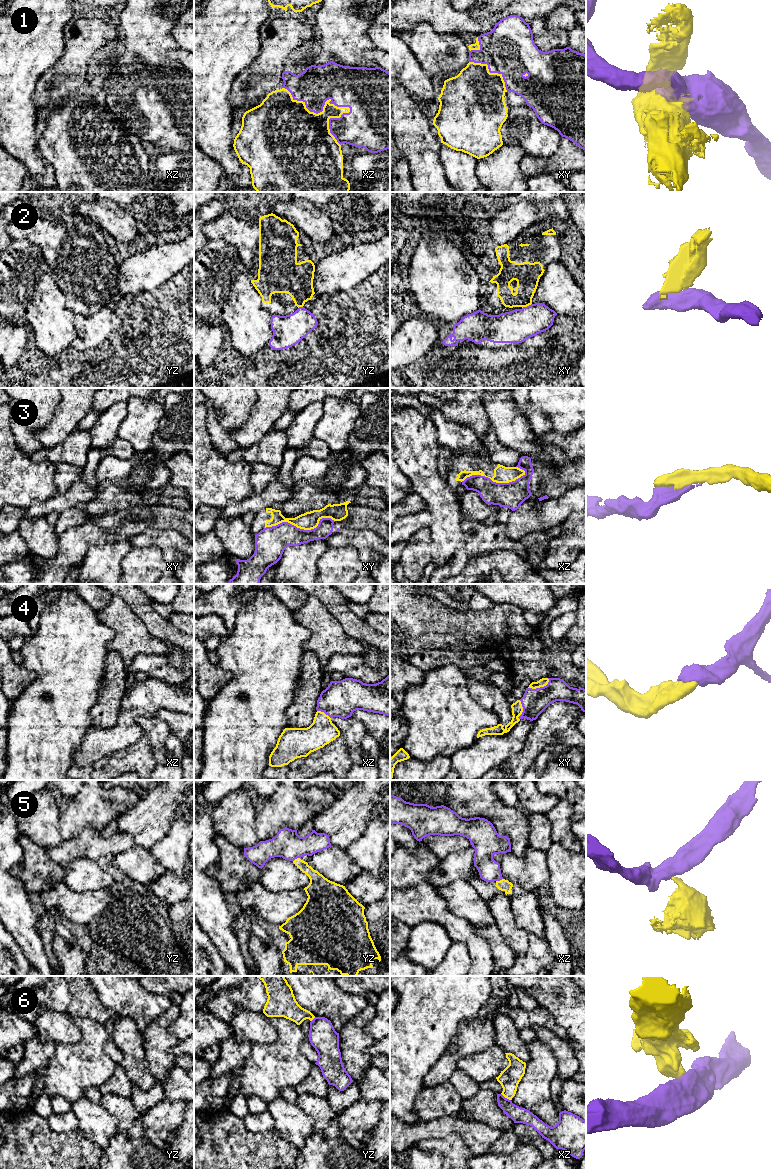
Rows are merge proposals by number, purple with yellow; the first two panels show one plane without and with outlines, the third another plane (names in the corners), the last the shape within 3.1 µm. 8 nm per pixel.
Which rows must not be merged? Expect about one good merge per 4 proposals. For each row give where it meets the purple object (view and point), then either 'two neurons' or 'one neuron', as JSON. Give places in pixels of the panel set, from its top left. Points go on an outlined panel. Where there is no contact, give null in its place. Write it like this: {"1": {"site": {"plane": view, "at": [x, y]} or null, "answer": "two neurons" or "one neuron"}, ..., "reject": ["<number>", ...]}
{"1": {"site": {"plane": "xz", "at": [335, 105]}, "answer": "two neurons"}, "2": {"site": {"plane": "xy", "at": [527, 306]}, "answer": "two neurons"}, "3": {"site": {"plane": "xz", "at": [493, 482]}, "answer": "two neurons"}, "4": {"site": {"plane": "xy", "at": [540, 687]}, "answer": "one neuron"}, "5": {"site": {"plane": "yz", "at": [296, 858]}, "answer": "two neurons"}, "6": {"site": {"plane": "xz", "at": [506, 1098]}, "answer": "two neurons"}, "reject": ["1", "2", "3", "5", "6"]}

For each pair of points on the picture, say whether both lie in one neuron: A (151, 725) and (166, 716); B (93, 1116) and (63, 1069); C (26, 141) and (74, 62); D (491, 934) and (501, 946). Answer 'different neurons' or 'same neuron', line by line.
A: different neurons
B: different neurons
C: different neurons
D: same neuron

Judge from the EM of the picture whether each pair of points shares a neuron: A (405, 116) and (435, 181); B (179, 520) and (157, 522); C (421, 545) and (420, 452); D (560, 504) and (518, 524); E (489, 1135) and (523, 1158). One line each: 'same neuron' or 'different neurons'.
A: same neuron
B: same neuron
C: different neurons
D: same neuron
E: different neurons

